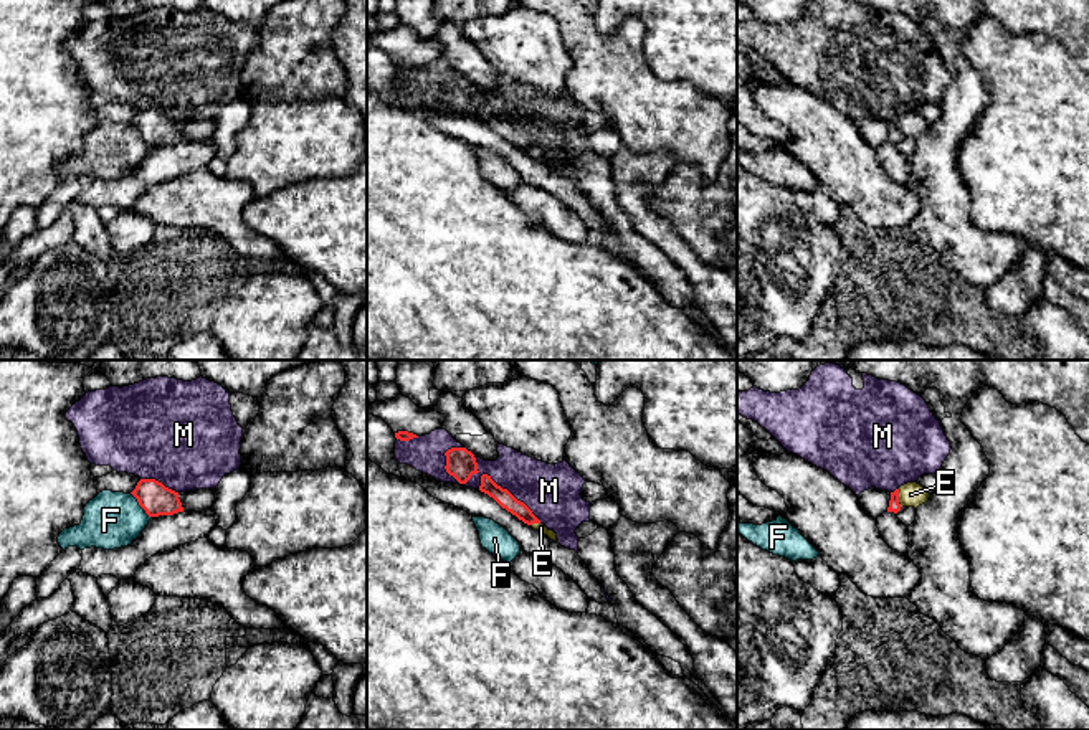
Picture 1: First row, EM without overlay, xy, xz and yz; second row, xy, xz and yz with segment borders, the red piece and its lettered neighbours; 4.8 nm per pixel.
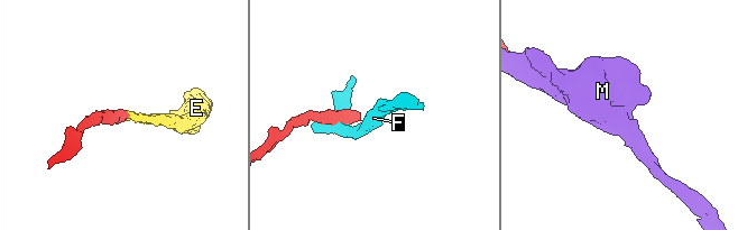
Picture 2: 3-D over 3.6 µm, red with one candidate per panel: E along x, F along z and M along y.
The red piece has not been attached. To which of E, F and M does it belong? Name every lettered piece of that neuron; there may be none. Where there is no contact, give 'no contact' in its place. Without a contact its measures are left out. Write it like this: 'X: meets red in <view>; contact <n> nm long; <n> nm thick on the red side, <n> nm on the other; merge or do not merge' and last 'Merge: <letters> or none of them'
E: meets red in yz; contact 100 nm long; 60 nm thick on the red side, 120 nm on the other; merge
F: meets red in xy; contact 160 nm long; 160 nm thick on the red side, 280 nm on the other; do not merge
M: meets red in xz; contact 380 nm long; 80 nm thick on the red side, 280 nm on the other; do not merge
Merge: E

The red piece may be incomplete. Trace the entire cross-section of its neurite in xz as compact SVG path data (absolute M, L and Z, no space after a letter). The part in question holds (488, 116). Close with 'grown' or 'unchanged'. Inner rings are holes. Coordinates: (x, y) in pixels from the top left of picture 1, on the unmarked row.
M483 104L481 106L481 116L479 121L492 127L502 139L516 145L524 154L530 155L534 160L542 162L550 170L557 172L557 164L554 160L549 160L534 144L532 140L521 130L517 130L507 119L502 119L497 116L491 106Z; grown

